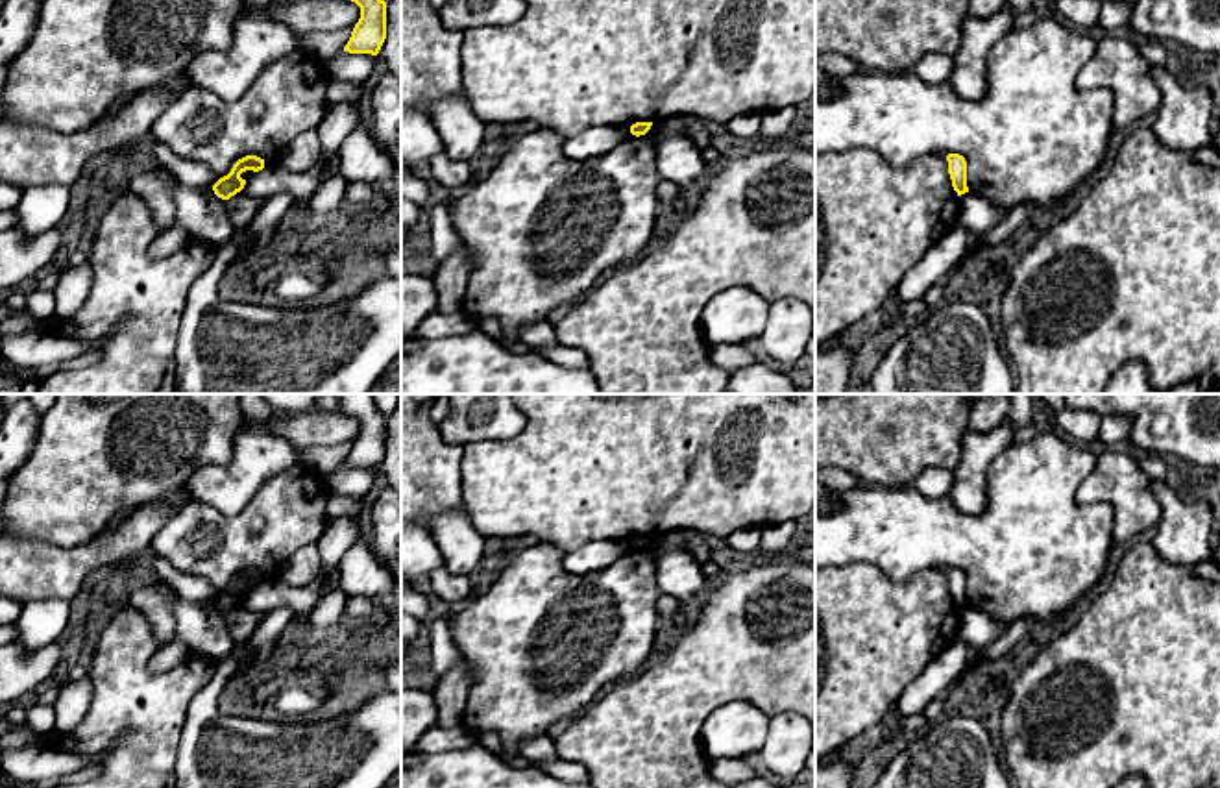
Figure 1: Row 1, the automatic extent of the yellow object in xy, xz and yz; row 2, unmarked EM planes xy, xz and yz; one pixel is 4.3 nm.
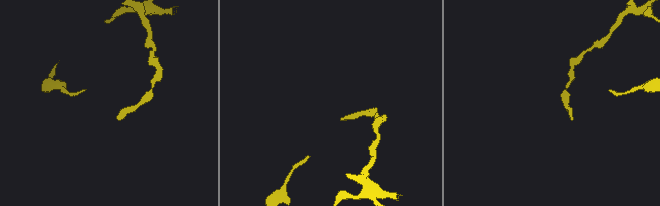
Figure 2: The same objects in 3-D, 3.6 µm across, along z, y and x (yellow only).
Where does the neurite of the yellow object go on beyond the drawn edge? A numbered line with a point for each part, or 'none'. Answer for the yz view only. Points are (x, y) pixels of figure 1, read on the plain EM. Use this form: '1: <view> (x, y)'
none

